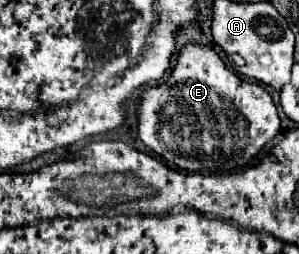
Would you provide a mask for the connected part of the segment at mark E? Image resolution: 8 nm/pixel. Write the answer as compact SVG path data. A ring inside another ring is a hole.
M188 43L176 61L168 79L144 93L138 107L138 135L142 143L160 155L168 165L188 173L228 175L244 171L256 155L278 135L280 119L272 97L258 83L248 83L236 73L228 71L224 61L208 47Z

